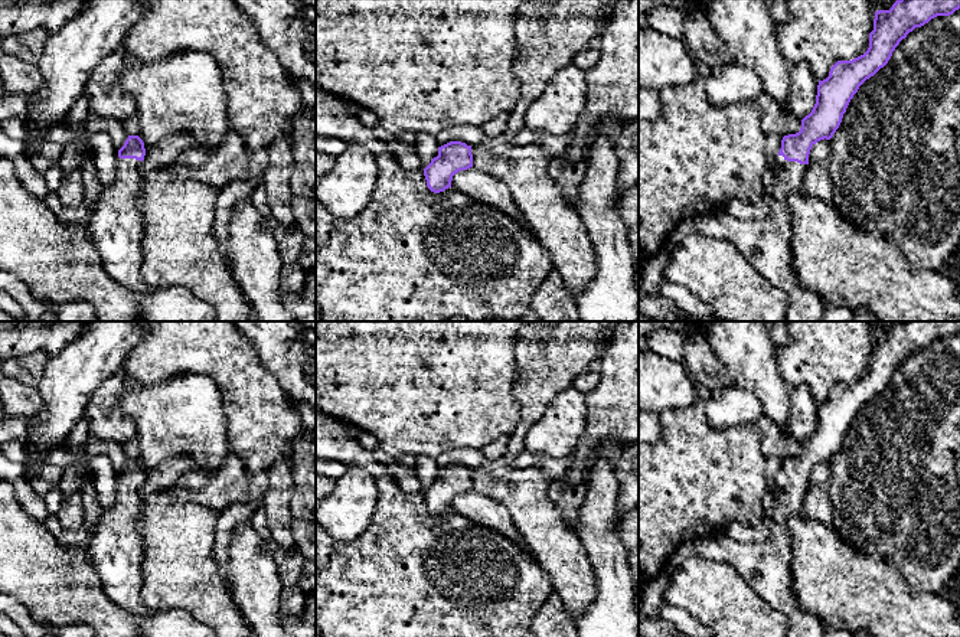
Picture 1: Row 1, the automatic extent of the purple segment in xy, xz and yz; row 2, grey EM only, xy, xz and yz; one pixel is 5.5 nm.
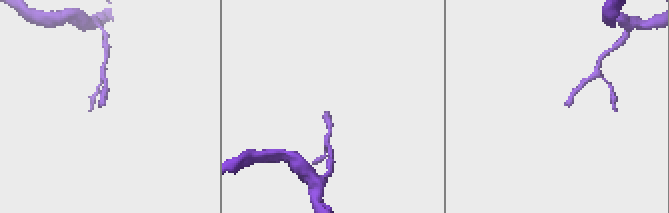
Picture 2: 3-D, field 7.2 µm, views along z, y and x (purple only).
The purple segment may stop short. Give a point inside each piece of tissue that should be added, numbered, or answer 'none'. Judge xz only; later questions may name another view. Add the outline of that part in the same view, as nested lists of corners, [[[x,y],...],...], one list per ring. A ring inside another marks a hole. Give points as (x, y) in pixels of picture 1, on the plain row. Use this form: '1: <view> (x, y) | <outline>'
none

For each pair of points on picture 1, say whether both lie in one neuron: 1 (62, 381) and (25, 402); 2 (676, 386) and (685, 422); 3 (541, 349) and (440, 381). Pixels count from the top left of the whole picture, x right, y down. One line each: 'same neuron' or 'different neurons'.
1: different neurons
2: different neurons
3: different neurons

